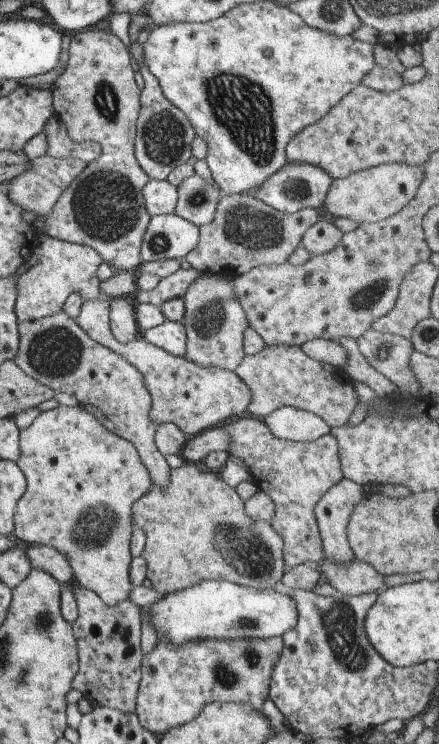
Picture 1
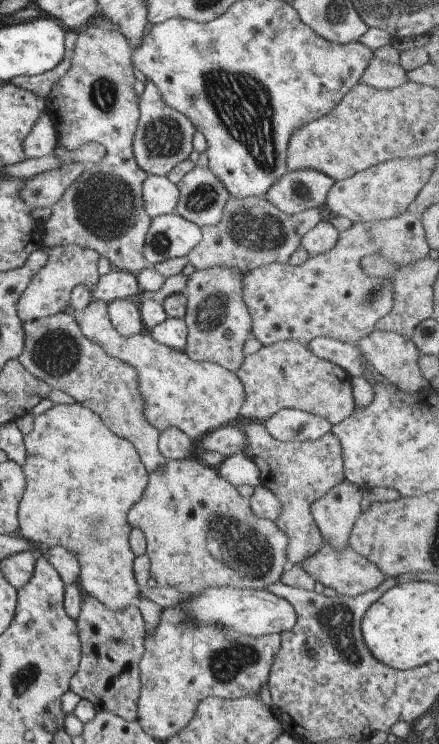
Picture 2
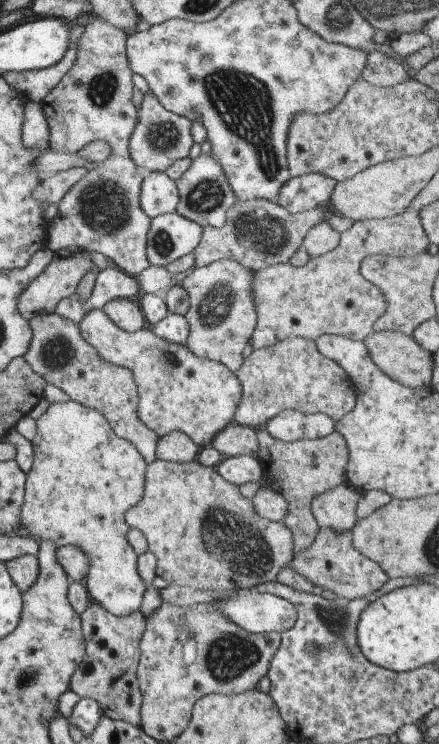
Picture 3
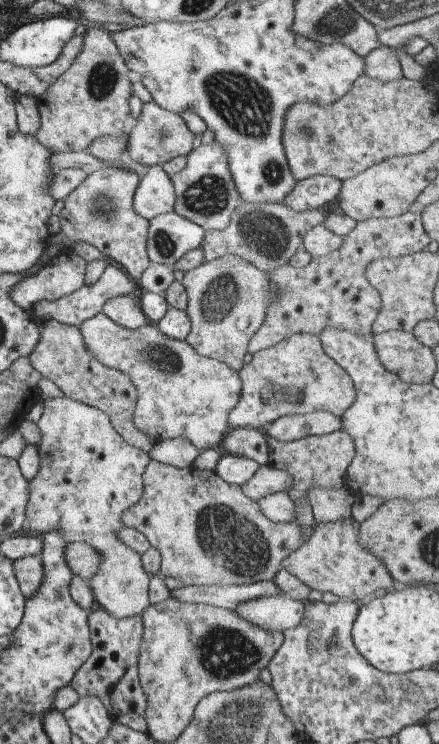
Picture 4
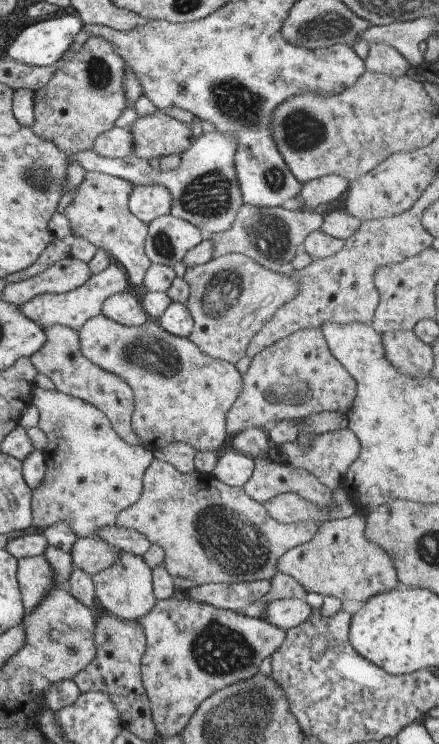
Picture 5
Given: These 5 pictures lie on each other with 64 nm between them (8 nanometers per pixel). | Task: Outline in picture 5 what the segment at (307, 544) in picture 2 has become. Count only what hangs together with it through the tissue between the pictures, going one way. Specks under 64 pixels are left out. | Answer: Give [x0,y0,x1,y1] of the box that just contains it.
[274,427,360,490]

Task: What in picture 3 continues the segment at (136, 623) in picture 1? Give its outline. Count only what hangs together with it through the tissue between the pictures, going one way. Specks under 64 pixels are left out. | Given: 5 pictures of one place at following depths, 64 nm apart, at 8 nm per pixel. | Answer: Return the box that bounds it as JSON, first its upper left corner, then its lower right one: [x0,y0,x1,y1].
[68,602,145,727]

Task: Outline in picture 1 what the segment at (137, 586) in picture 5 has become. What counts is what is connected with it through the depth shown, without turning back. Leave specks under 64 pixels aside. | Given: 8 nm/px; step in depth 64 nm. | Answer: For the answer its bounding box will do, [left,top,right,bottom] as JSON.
[11,405,152,605]

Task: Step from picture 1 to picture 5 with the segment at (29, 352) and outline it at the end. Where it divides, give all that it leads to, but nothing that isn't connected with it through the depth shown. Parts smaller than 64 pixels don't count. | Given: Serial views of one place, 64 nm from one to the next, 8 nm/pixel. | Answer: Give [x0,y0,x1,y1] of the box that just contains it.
[29,324,142,445]

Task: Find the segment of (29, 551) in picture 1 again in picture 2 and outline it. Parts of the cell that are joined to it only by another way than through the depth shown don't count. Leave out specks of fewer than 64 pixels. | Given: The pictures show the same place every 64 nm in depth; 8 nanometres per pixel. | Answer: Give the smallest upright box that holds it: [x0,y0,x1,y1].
[31,546,79,585]

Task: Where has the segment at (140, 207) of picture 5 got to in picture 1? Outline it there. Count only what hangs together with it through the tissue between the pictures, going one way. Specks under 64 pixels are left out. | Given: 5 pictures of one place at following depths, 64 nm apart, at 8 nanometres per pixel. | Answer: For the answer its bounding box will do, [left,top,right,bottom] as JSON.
[142,179,177,217]

